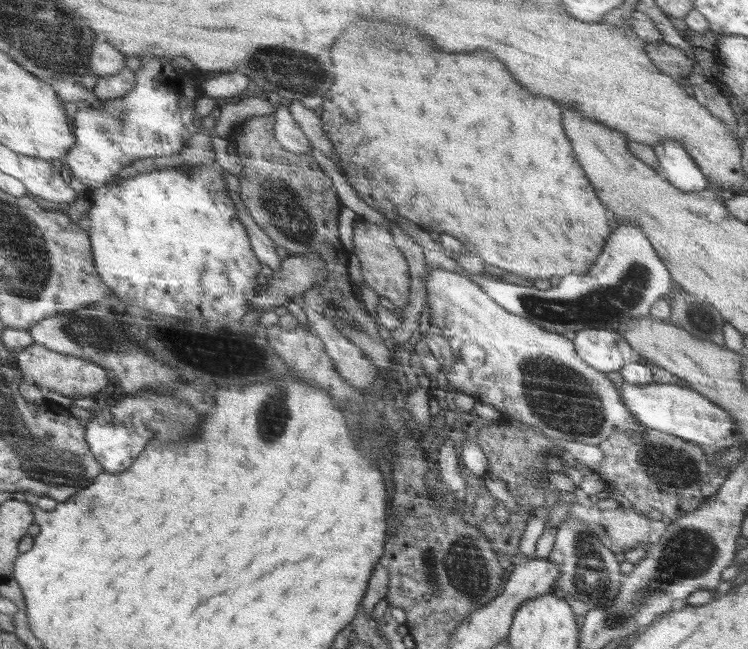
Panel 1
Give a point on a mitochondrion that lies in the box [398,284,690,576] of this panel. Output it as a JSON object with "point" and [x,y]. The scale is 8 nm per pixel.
{"point":[561,398]}

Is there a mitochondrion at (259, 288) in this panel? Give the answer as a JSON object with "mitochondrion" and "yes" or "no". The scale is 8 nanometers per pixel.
{"mitochondrion":"no"}

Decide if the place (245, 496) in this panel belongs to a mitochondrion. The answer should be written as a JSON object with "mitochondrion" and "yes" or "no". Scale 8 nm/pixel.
{"mitochondrion":"no"}

